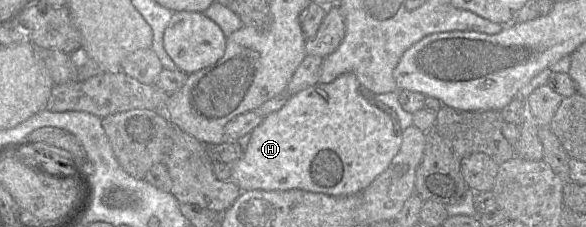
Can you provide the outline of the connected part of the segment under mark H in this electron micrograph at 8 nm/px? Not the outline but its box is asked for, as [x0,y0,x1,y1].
[231,72,403,196]

